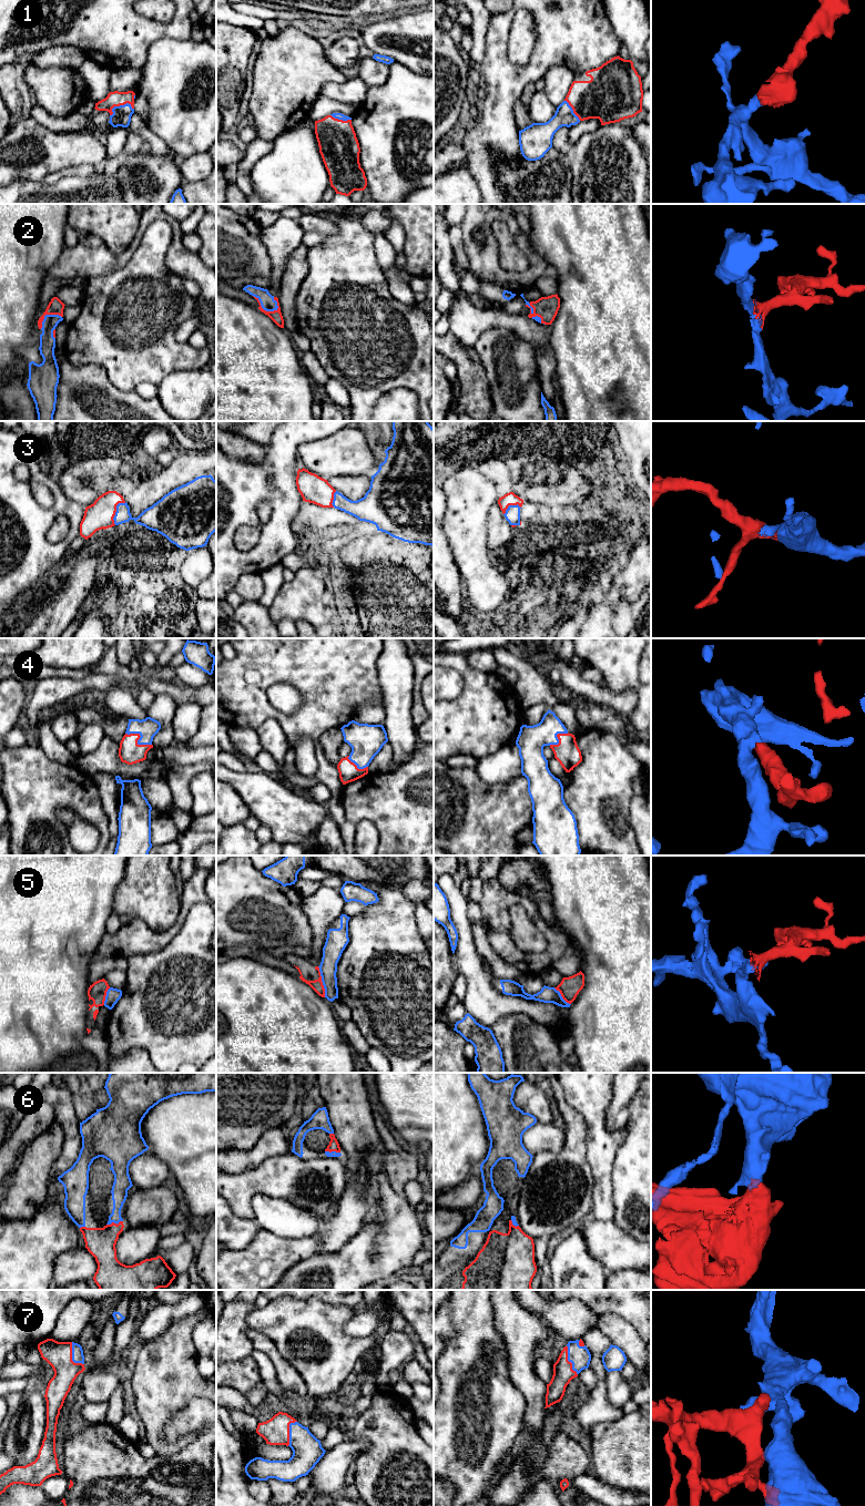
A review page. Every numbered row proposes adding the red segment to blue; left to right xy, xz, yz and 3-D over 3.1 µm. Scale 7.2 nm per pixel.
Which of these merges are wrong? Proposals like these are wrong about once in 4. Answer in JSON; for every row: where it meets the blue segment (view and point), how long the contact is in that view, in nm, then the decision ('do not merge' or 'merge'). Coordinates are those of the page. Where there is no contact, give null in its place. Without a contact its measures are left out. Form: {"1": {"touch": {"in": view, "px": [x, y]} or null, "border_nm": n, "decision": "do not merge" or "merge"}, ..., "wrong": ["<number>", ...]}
{"1": {"touch": {"in": "xy", "px": [120, 105]}, "border_nm": 190, "decision": "merge"}, "2": {"touch": {"in": "xz", "px": [264, 309]}, "border_nm": 220, "decision": "merge"}, "3": {"touch": {"in": "xy", "px": [116, 511]}, "border_nm": 190, "decision": "merge"}, "4": {"touch": {"in": "xy", "px": [139, 739]}, "border_nm": 220, "decision": "merge"}, "5": {"touch": {"in": "xz", "px": [322, 981]}, "border_nm": 240, "decision": "do not merge"}, "6": {"touch": {"in": "xy", "px": [114, 1222]}, "border_nm": 120, "decision": "merge"}, "7": {"touch": {"in": "yz", "px": [568, 1360]}, "border_nm": 220, "decision": "merge"}, "wrong": ["5"]}

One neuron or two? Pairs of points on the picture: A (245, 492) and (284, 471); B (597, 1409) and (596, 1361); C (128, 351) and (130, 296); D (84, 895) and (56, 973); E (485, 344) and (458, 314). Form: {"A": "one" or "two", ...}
{"A": "one", "B": "one", "C": "one", "D": "one", "E": "two"}

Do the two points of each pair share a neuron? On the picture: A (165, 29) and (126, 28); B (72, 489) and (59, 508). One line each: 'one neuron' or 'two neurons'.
A: one neuron
B: two neurons

